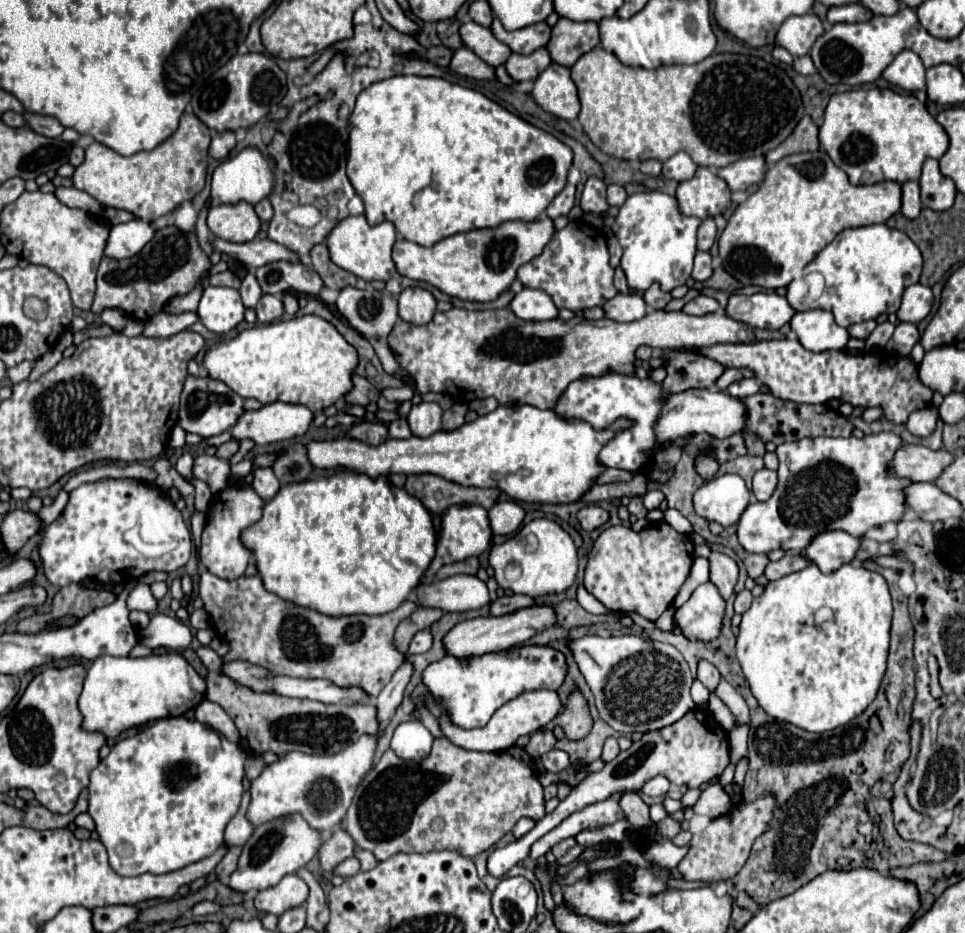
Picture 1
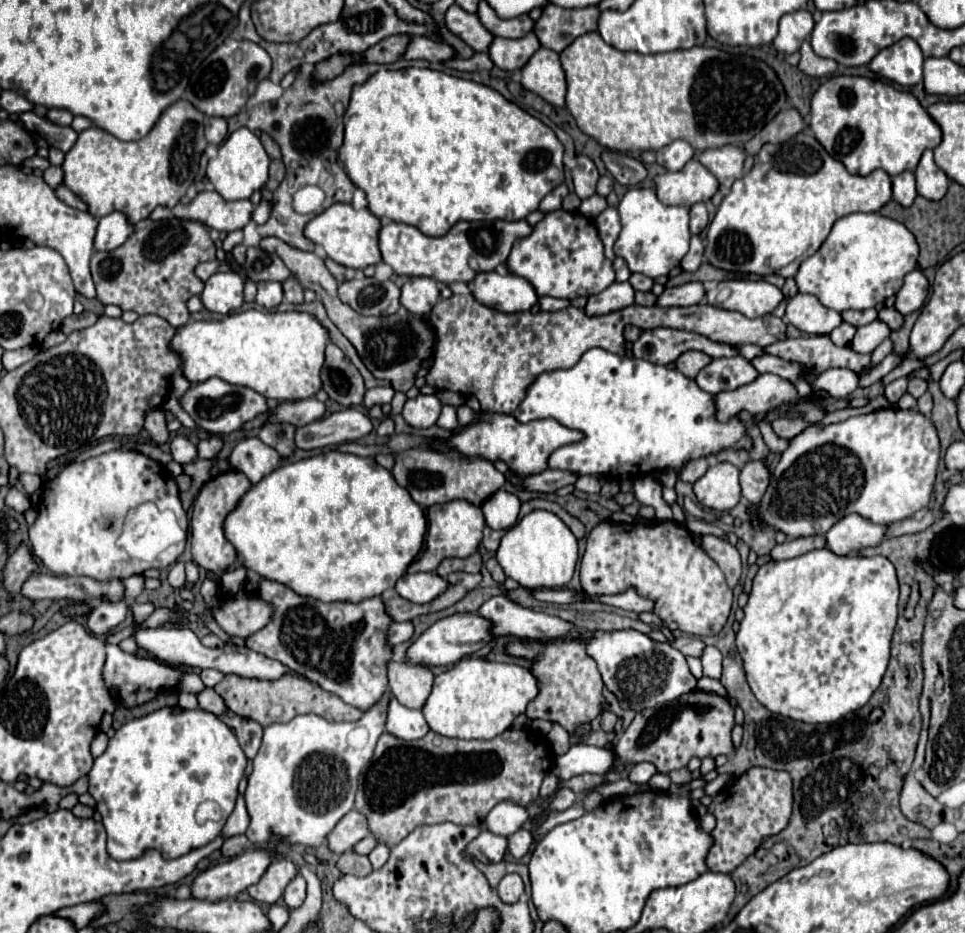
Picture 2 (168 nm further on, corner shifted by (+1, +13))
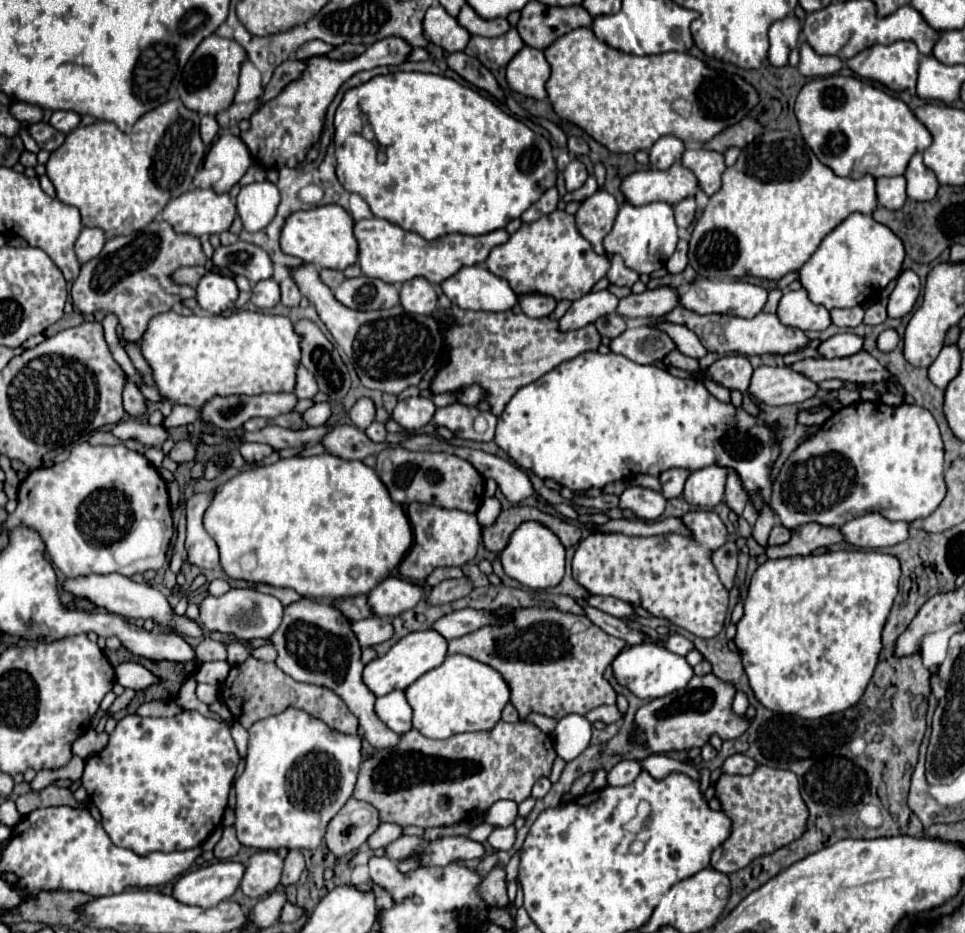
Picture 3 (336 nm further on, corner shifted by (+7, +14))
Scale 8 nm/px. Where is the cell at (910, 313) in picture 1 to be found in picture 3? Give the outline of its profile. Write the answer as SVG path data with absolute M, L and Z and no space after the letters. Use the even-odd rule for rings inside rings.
M903 270L901 276L897 278L897 286L889 296L889 318L901 318L905 314L909 314L917 302L921 284L919 284L919 276L913 270Z

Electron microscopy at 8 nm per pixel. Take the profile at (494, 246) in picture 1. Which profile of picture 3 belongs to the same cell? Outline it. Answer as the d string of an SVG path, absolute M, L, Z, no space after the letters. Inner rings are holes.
M369 218L355 222L355 238L359 242L359 266L365 276L379 278L389 284L403 284L415 276L427 278L431 284L441 284L445 278L451 278L457 270L465 266L483 264L491 248L505 244L509 232L505 228L493 230L479 236L467 234L447 234L437 240L425 240L415 232L403 232L401 226L391 224L383 218Z

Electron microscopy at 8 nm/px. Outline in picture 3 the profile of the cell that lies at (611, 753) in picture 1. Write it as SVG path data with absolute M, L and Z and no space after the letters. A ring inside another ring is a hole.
M599 706L599 708L595 708L595 710L591 710L591 712L587 714L587 720L589 720L589 722L601 720L601 722L605 722L605 724L611 724L611 722L615 722L615 720L619 720L619 718L621 718L621 714L619 714L617 706Z

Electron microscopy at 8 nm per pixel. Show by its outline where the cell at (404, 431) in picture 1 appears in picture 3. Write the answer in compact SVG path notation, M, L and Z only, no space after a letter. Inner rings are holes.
M375 420L375 422L365 430L365 434L367 434L373 442L383 442L387 432L385 432L385 426L383 426L381 422L377 422L377 420Z

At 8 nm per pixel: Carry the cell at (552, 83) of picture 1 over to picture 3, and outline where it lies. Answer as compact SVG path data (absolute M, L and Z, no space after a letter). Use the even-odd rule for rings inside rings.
M525 46L515 58L507 64L507 84L511 90L531 96L535 100L547 98L547 80L551 76L549 62L545 60L543 50Z

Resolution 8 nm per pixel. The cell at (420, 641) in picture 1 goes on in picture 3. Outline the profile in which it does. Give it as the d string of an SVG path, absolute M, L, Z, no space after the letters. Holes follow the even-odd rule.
M377 616L353 622L351 628L357 634L357 640L363 648L377 646L393 636L393 624L387 618L377 618Z

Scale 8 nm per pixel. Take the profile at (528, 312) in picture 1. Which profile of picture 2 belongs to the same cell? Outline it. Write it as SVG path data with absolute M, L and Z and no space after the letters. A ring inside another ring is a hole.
M479 273L473 281L467 283L467 287L477 303L501 313L529 311L537 303L537 295L531 291L531 285L511 273Z

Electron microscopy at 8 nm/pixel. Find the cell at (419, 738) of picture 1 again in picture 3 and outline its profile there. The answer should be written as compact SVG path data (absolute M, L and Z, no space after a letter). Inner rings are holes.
M393 690L375 702L377 716L397 734L405 734L413 728L413 710L409 710L409 702L405 702L403 690Z

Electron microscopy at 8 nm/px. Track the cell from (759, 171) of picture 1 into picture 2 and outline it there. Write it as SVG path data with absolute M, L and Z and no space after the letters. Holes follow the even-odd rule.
M727 145L727 147L719 147L719 149L705 149L701 153L701 157L697 153L695 159L699 159L717 177L719 191L723 195L731 189L731 183L735 179L743 177L745 153L737 145Z

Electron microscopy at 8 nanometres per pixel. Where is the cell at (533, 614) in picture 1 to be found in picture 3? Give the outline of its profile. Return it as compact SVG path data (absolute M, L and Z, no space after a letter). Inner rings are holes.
M433 628L411 632L411 634L403 636L385 656L379 656L365 666L363 682L369 686L371 692L375 692L375 696L385 696L391 690L405 690L419 676L441 666L441 662L445 662L447 646L449 646L449 642L445 638L441 638L441 634L437 634L437 630L433 630Z

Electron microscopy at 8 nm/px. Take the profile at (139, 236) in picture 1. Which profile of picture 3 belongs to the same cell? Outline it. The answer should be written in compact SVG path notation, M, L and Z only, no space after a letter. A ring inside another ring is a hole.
M83 228L77 242L75 242L75 252L79 262L87 262L89 258L95 258L107 242L107 236L101 228Z

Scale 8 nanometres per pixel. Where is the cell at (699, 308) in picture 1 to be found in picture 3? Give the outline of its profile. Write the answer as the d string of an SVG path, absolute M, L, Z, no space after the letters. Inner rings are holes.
M659 286L655 290L645 290L643 294L631 294L621 298L617 312L625 318L659 318L679 304L677 294L679 292L671 286Z

